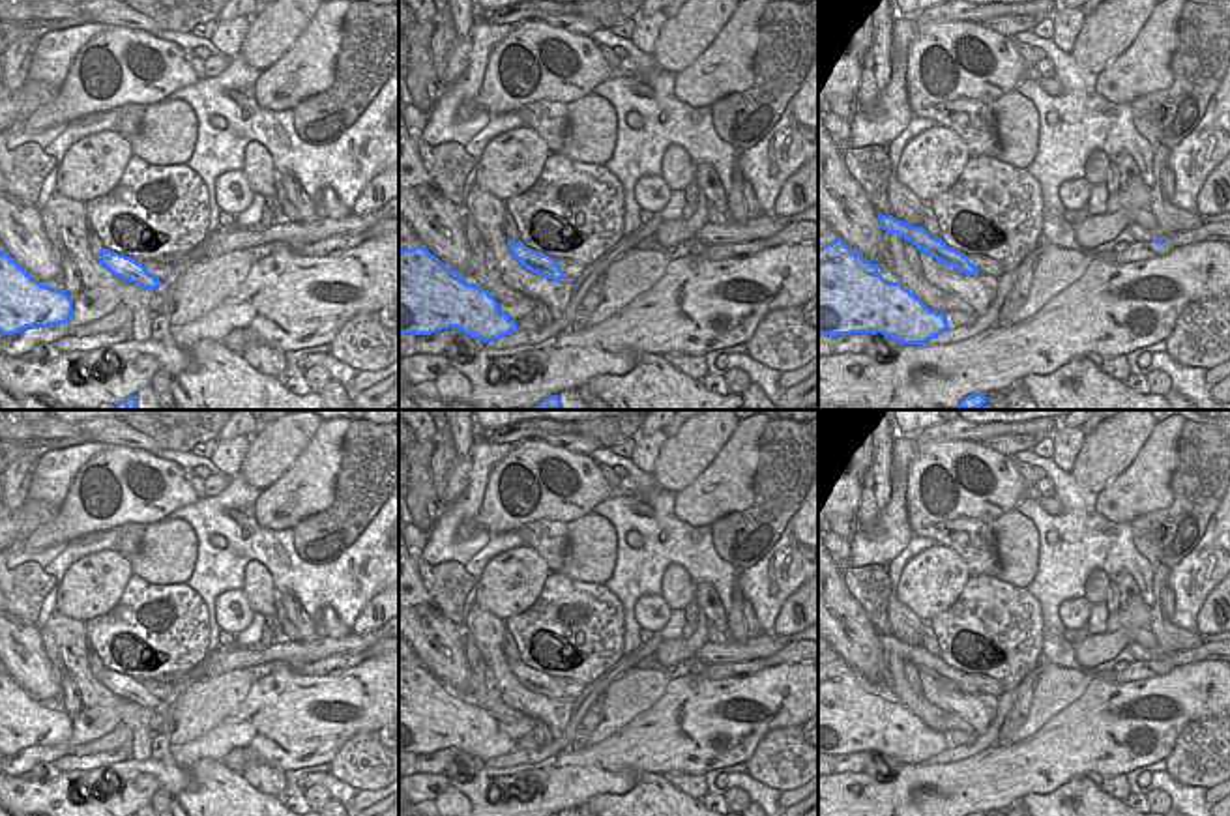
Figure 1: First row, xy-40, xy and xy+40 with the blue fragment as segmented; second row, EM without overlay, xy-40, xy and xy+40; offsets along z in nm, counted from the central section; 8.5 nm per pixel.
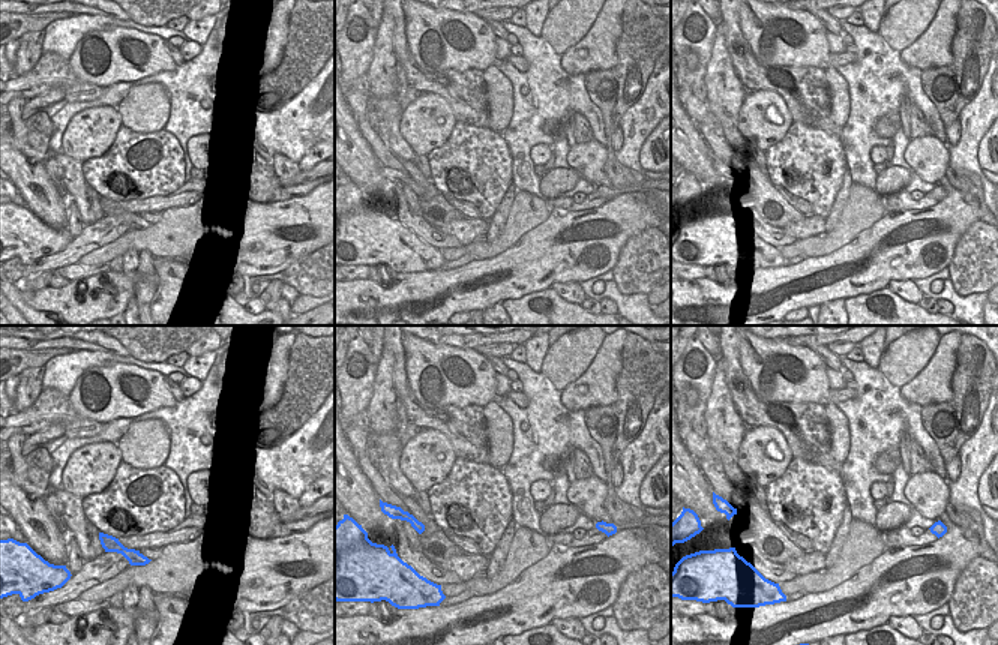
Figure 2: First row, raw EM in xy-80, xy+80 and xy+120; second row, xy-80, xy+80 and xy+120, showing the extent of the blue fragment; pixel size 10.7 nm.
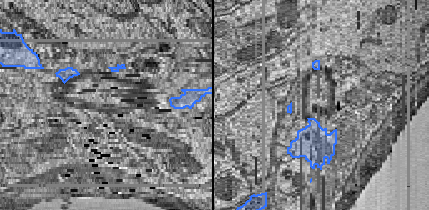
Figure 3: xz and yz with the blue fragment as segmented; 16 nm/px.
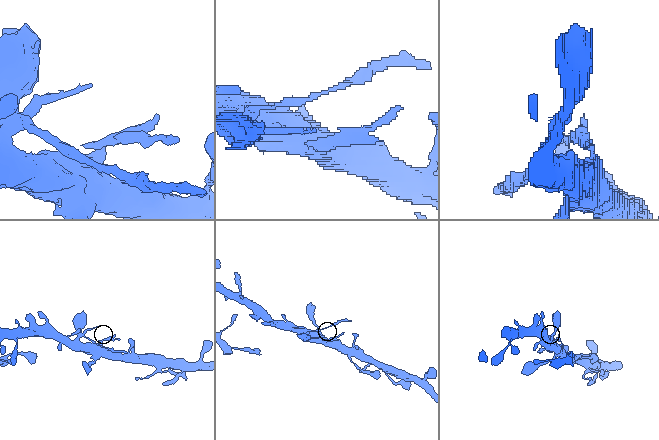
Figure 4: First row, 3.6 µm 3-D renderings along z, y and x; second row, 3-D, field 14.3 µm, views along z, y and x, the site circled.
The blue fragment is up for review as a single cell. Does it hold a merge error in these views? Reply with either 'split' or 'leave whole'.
split

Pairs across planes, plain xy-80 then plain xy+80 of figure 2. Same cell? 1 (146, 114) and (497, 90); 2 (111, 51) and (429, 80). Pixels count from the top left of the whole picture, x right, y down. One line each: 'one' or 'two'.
1: one
2: two

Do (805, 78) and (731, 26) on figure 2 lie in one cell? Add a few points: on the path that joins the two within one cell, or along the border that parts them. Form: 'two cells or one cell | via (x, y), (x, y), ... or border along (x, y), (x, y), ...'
one cell | via (787, 92), (761, 78), (734, 51)

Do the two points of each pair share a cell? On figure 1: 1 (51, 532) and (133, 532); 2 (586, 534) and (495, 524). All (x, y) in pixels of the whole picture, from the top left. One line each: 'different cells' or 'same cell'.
1: different cells
2: different cells

